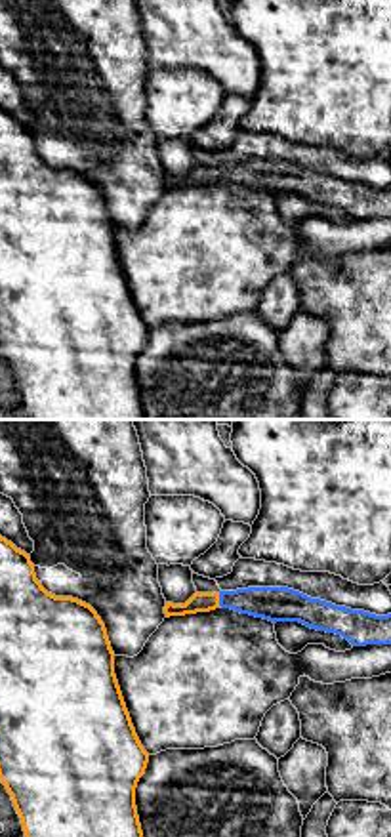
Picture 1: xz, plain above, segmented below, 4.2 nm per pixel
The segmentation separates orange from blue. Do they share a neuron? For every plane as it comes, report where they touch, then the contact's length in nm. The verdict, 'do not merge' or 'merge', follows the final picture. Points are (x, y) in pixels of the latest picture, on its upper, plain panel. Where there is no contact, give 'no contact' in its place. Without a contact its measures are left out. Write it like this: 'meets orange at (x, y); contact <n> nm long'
meets orange at (218, 172); contact 60 nm long

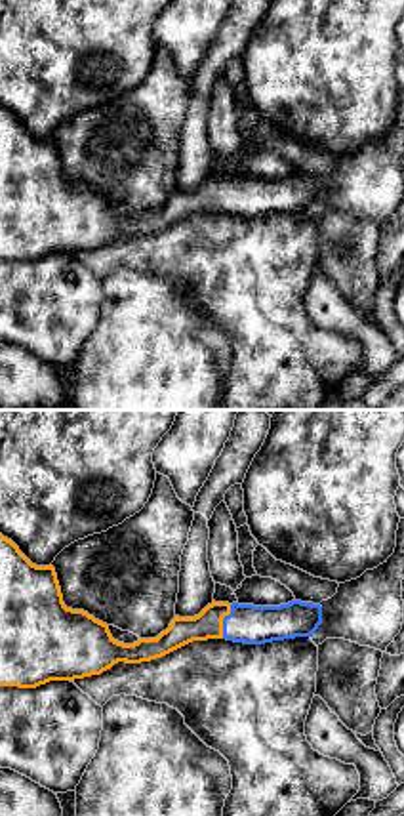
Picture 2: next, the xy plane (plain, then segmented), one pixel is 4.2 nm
meets orange at (222, 195); contact 150 nm long

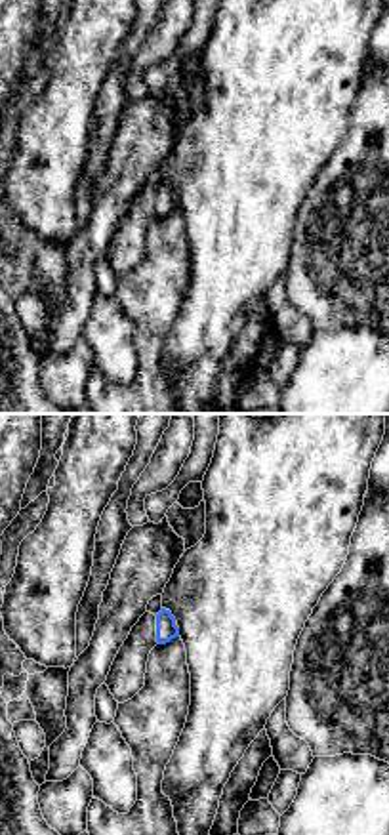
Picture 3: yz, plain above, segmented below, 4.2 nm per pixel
no contact

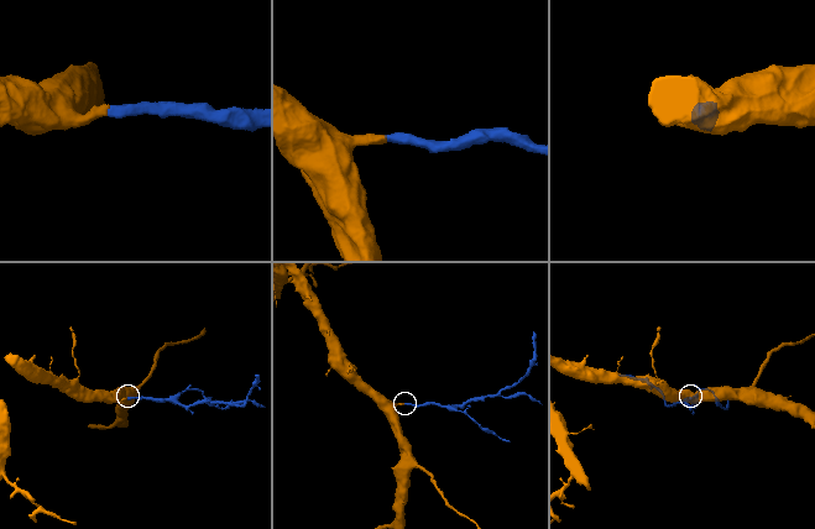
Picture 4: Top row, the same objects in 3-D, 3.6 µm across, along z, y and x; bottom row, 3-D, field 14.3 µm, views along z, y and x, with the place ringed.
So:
merge

